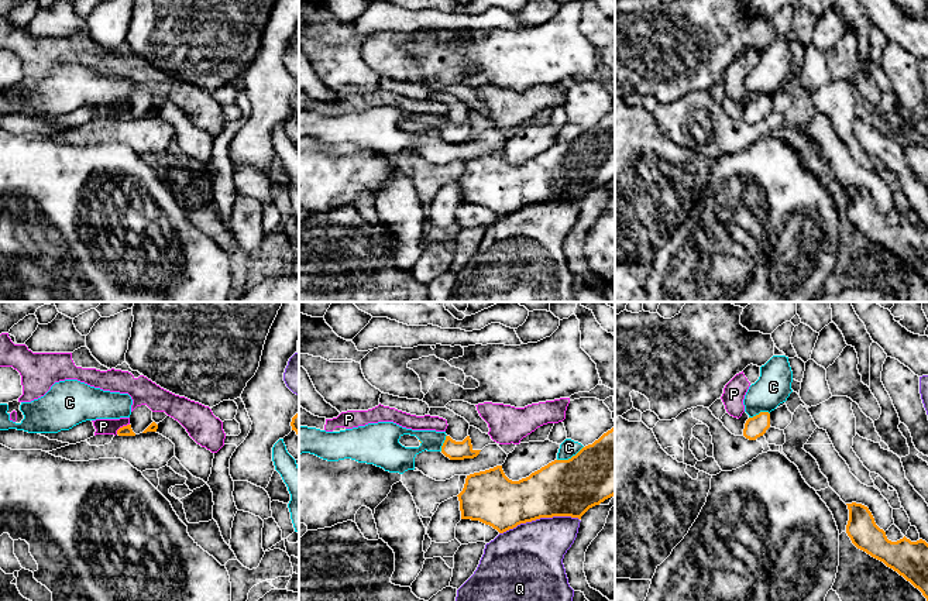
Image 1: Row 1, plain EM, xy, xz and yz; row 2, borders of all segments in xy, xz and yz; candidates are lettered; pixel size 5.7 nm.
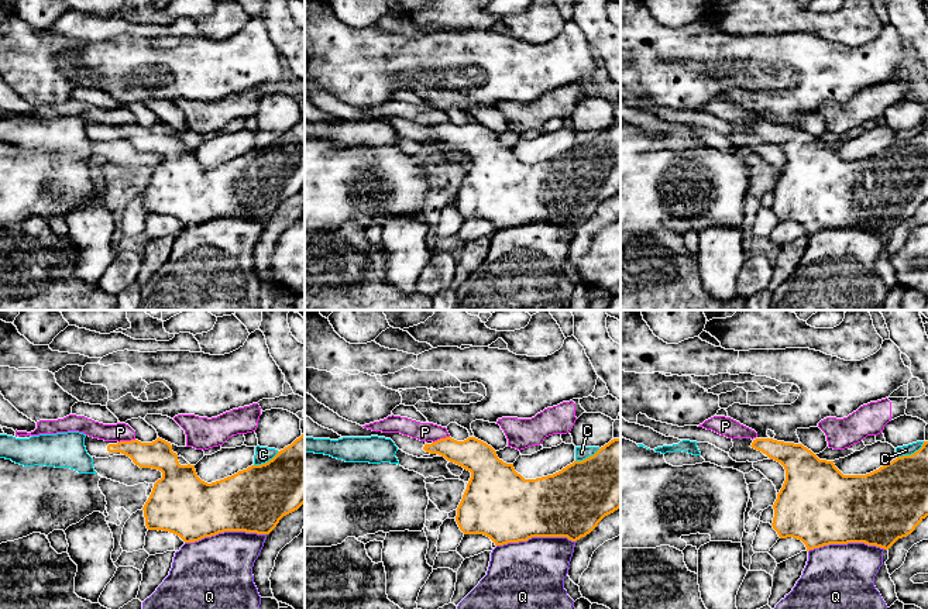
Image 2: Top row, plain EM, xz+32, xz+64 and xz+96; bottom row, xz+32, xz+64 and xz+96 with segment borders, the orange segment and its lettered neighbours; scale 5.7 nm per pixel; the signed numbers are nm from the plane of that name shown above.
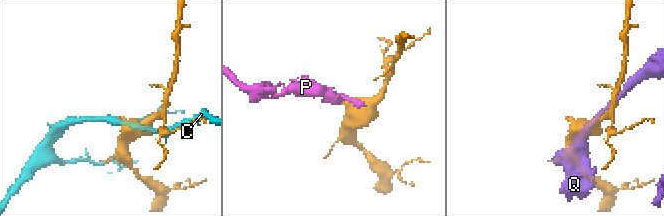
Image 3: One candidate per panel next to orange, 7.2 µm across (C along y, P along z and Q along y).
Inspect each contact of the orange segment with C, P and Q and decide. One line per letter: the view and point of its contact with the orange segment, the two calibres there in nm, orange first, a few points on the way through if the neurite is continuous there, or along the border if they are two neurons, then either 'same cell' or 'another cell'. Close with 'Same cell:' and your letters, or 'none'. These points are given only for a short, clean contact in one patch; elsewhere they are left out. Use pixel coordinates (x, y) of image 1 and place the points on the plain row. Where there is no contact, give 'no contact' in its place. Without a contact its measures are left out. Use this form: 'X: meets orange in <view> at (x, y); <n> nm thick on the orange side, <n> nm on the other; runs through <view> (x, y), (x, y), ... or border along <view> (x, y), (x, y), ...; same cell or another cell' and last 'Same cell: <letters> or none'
C: meets orange in xz at (571, 141); 340 nm thick on the orange side, 100 nm on the other; another cell
P: meets orange in xy at (123, 110); 60 nm thick on the orange side, 100 nm on the other; border along xy (129, 107), (123, 109), (116, 117); another cell
Q: meets orange in xz at (539, 202); 320 nm thick on the orange side, 400 nm on the other; another cell
Same cell: none

